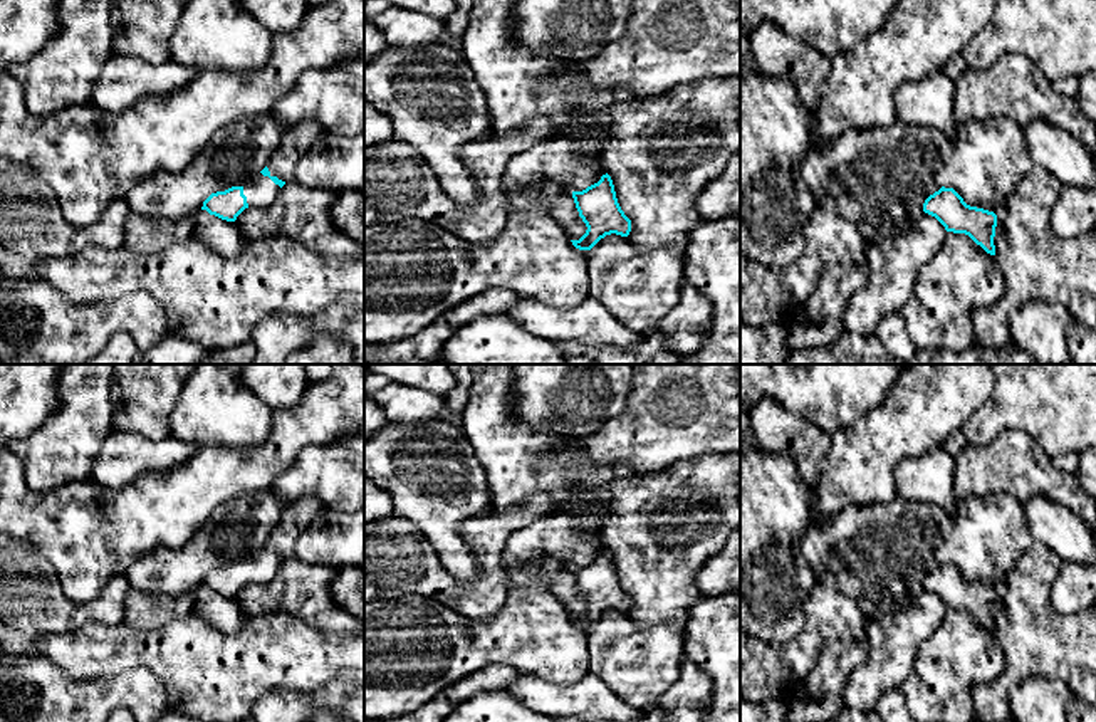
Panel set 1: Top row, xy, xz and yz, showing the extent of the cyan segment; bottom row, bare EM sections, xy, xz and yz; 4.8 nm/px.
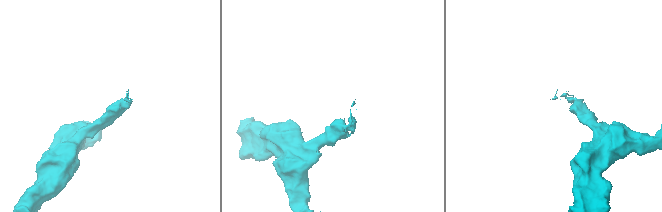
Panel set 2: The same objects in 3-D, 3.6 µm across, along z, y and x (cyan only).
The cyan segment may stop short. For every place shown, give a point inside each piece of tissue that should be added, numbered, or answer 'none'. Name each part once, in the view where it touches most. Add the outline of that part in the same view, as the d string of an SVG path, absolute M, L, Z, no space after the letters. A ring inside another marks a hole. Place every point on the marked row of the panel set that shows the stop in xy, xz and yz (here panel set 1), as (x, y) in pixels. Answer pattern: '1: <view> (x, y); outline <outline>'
1: xy (296, 141); outline M302 121L294 128L284 128L277 149L269 158L270 176L282 181L295 180L295 168L300 158L312 148L322 128L316 121Z

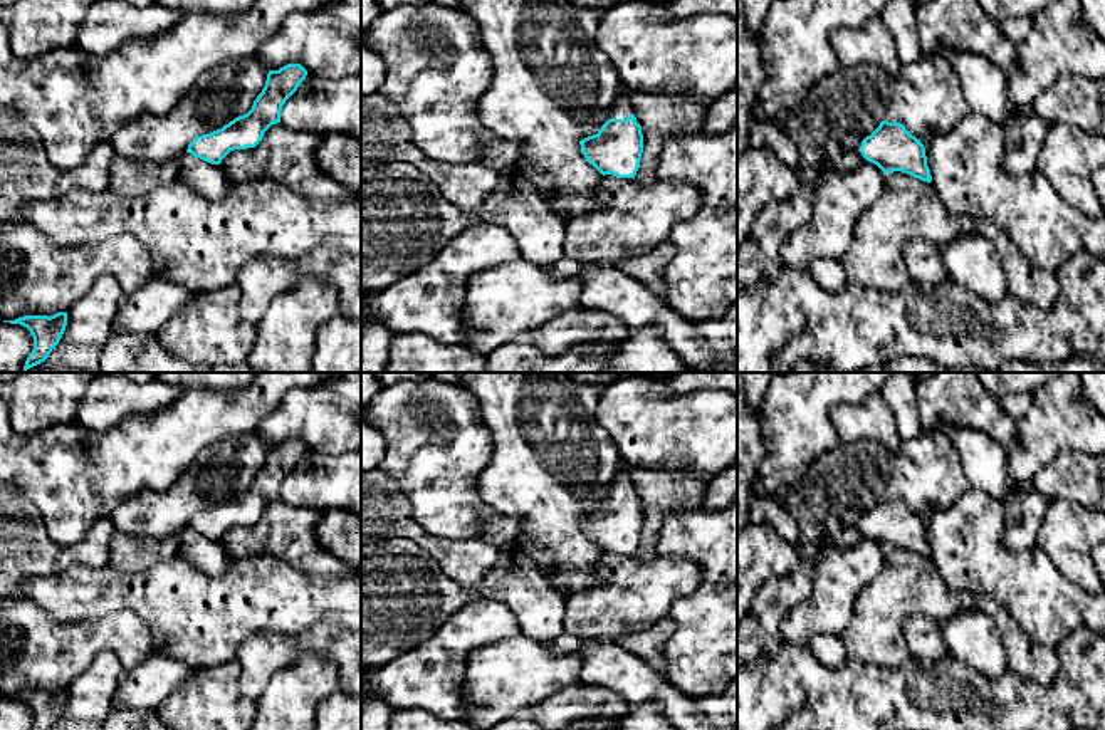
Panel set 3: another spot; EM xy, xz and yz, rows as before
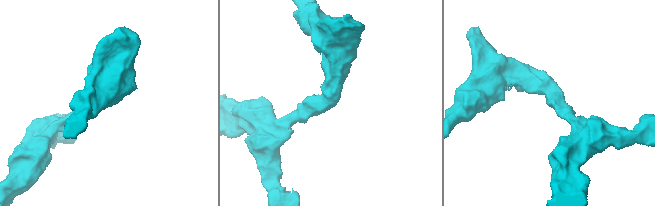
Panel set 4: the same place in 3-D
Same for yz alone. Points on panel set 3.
none

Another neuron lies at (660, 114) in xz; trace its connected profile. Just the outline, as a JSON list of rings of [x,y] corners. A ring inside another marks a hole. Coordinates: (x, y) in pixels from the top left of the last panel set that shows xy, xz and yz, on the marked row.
[[[626,86],[621,87],[621,92],[631,99],[643,134],[643,153],[633,180],[638,185],[648,185],[657,180],[665,139],[697,131],[705,121],[710,101],[690,92],[643,92]]]

